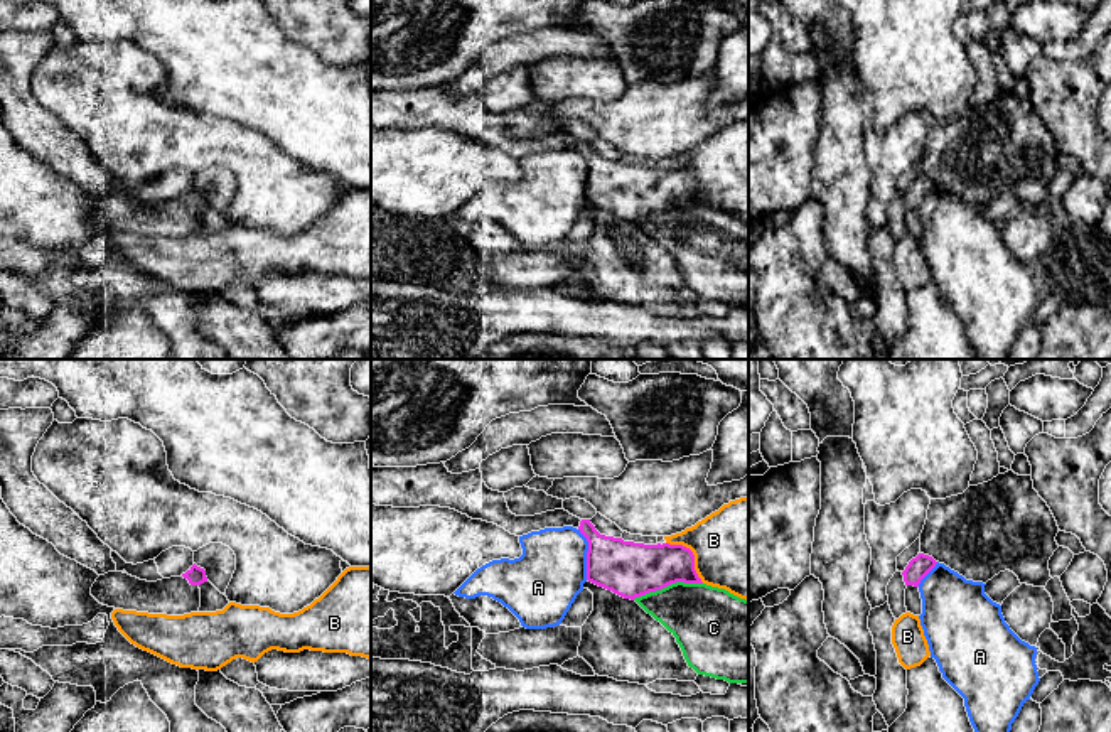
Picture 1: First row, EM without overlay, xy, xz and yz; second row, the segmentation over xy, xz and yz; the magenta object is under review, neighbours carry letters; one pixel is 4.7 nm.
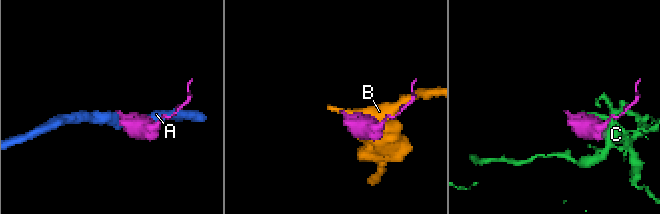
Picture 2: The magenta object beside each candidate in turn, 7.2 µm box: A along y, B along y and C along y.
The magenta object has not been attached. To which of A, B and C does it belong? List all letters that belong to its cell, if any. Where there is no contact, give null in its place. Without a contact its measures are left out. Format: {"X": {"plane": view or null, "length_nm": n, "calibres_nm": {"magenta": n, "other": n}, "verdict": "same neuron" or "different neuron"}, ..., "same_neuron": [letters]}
{"A": {"plane": "xz", "length_nm": 260, "calibres_nm": {"magenta": 260, "other": 340}, "verdict": "different neuron"}, "B": {"plane": "xz", "length_nm": 260, "calibres_nm": {"magenta": 240, "other": 440}, "verdict": "different neuron"}, "C": {"plane": "xz", "length_nm": 340, "calibres_nm": {"magenta": 260, "other": 320}, "verdict": "different neuron"}, "same_neuron": []}

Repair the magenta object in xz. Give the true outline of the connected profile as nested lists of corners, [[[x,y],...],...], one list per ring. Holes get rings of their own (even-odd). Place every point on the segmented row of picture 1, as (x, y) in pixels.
[[[443,462],[416,467],[371,466],[371,504],[450,508],[516,536],[573,526],[588,541],[587,580],[631,600],[676,582],[703,584],[695,570],[693,552],[683,545],[644,545],[605,536],[590,519],[580,519],[565,509],[534,516],[513,514],[504,492],[489,489],[480,469],[452,474]]]

